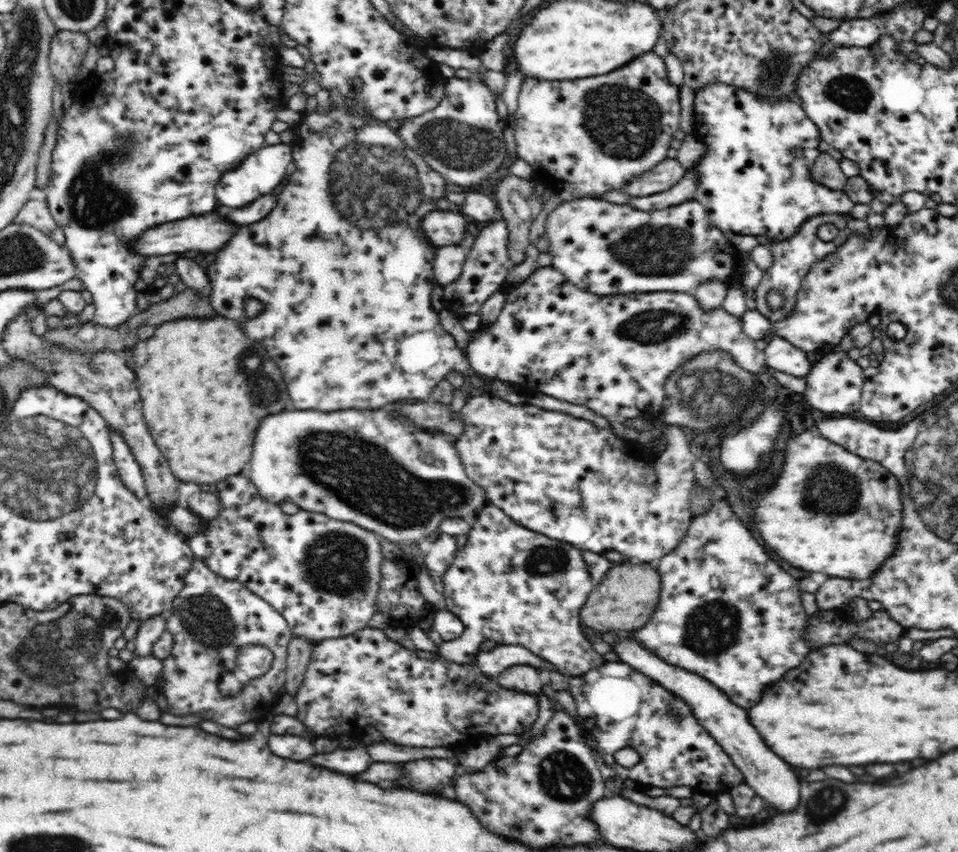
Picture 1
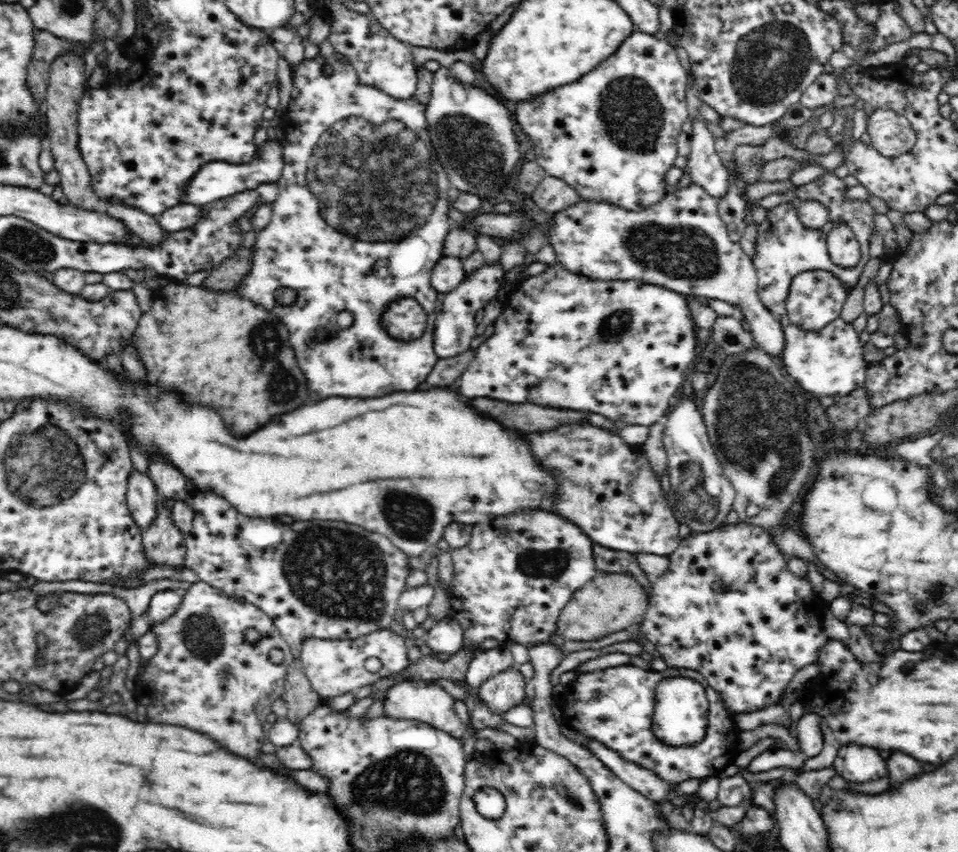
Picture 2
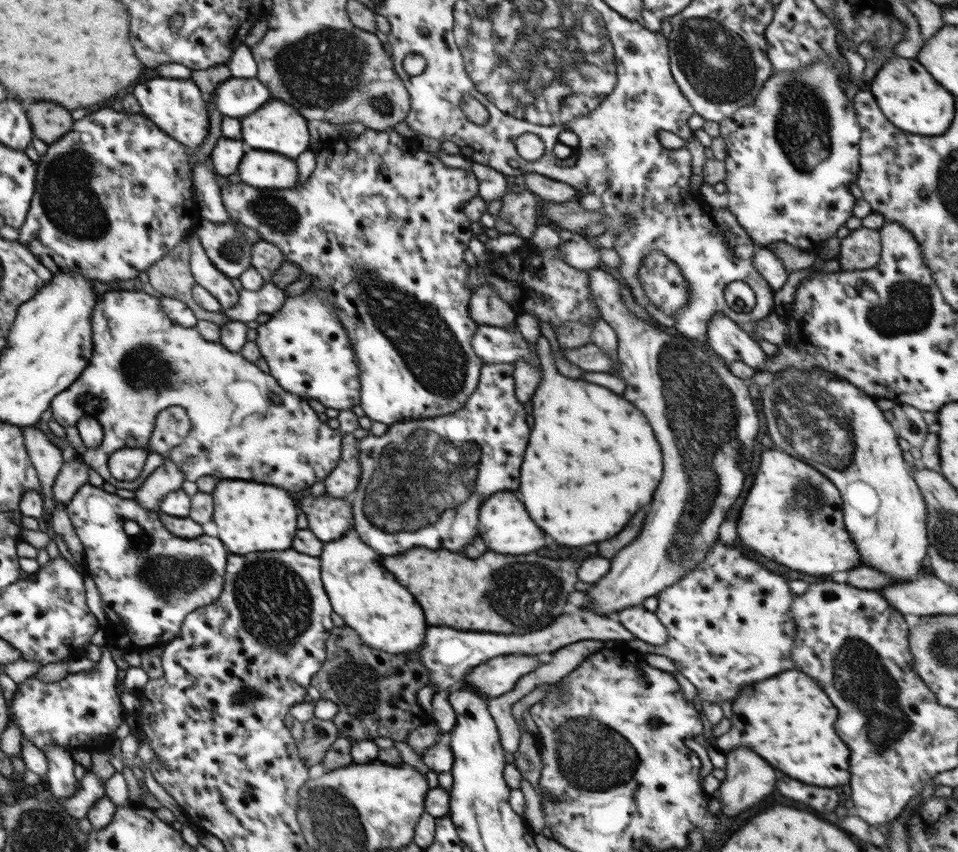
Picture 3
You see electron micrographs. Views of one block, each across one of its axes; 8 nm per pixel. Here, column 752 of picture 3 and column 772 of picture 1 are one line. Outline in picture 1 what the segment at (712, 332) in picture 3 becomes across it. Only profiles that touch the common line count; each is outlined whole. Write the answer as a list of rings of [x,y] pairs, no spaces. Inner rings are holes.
[[[774,336],[761,344],[766,355],[767,366],[775,368],[778,372],[784,372],[804,378],[810,372],[810,360],[806,353],[790,344],[782,336]]]

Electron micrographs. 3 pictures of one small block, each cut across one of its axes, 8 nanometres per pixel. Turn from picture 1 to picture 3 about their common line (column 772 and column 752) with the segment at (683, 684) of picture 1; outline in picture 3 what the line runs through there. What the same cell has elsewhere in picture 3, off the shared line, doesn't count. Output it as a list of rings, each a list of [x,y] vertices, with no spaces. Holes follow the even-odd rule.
[[[746,748],[732,749],[732,751],[726,752],[726,759],[726,777],[721,780],[719,786],[719,800],[722,803],[721,813],[726,817],[736,817],[736,814],[748,810],[774,790],[776,770],[770,764],[766,764],[760,756],[756,756],[754,752],[746,750]]]

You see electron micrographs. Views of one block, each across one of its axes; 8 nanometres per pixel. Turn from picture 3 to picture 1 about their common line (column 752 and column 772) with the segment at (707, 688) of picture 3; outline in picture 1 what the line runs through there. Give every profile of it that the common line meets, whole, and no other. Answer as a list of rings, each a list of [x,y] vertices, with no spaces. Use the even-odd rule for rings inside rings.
[[[720,499],[714,502],[703,515],[694,516],[686,536],[680,541],[680,544],[659,559],[655,565],[660,573],[660,579],[662,579],[658,606],[656,606],[650,622],[644,628],[640,628],[638,632],[632,634],[634,640],[638,640],[638,643],[656,653],[658,657],[662,657],[662,660],[678,668],[684,668],[699,674],[702,678],[711,681],[711,684],[722,690],[734,704],[738,704],[742,708],[752,708],[762,698],[762,690],[780,680],[790,669],[796,668],[812,650],[803,639],[803,636],[807,633],[809,616],[802,607],[802,601],[800,600],[802,590],[799,588],[797,580],[786,573],[774,560],[770,559],[766,549],[758,543],[754,534],[738,519],[726,500]]]

